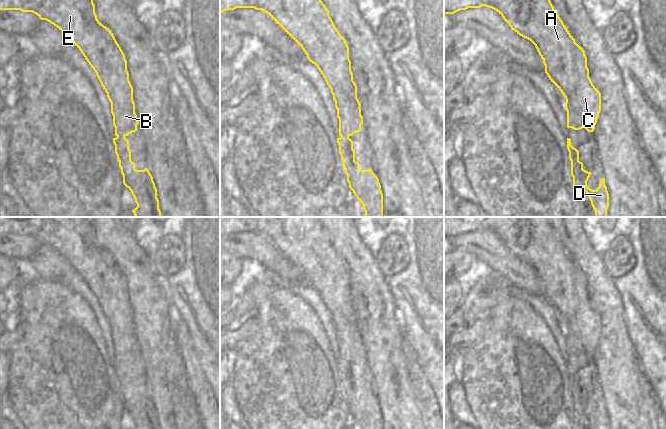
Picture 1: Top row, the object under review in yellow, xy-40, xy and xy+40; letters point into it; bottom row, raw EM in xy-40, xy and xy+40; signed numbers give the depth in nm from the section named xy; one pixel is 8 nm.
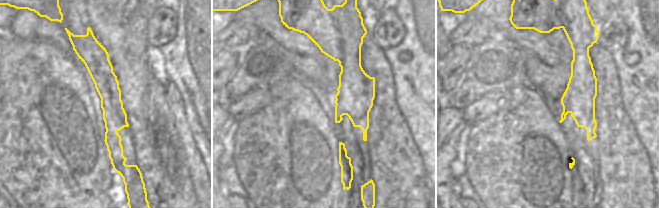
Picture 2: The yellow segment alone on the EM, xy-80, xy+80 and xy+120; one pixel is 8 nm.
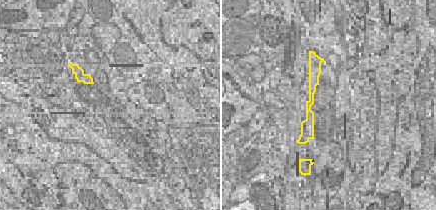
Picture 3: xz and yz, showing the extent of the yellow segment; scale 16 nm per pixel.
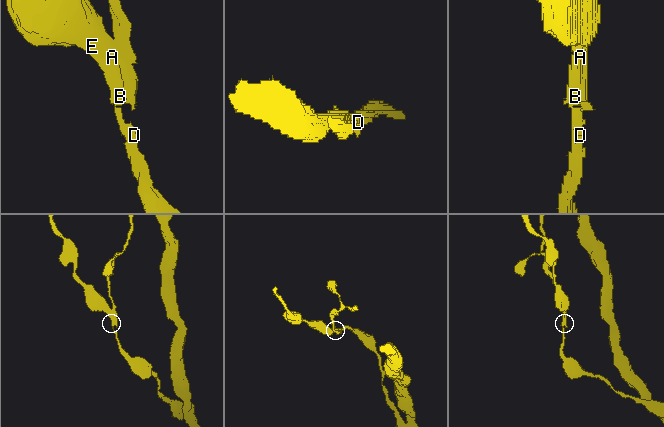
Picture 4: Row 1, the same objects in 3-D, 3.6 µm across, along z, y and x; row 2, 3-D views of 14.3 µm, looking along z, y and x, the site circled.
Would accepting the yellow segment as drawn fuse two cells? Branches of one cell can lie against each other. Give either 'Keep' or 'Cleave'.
Cleave

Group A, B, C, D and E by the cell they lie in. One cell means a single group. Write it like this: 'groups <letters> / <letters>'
groups A B D E / C

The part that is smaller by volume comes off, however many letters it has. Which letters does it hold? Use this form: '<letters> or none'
C

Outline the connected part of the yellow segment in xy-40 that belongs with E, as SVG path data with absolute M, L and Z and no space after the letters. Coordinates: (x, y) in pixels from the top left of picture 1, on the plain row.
M0 217L0 234L32 236L41 244L56 250L83 278L95 295L111 327L115 351L115 377L123 399L123 408L131 415L137 429L159 429L157 413L149 394L136 394L131 385L129 365L125 362L137 355L139 345L135 337L133 311L129 305L127 285L113 257L104 250L95 237L93 220L86 217Z

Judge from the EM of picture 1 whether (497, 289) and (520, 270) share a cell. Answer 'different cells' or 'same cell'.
different cells

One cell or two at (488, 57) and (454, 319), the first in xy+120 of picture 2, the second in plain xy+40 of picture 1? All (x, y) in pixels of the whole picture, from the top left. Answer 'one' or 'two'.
one

